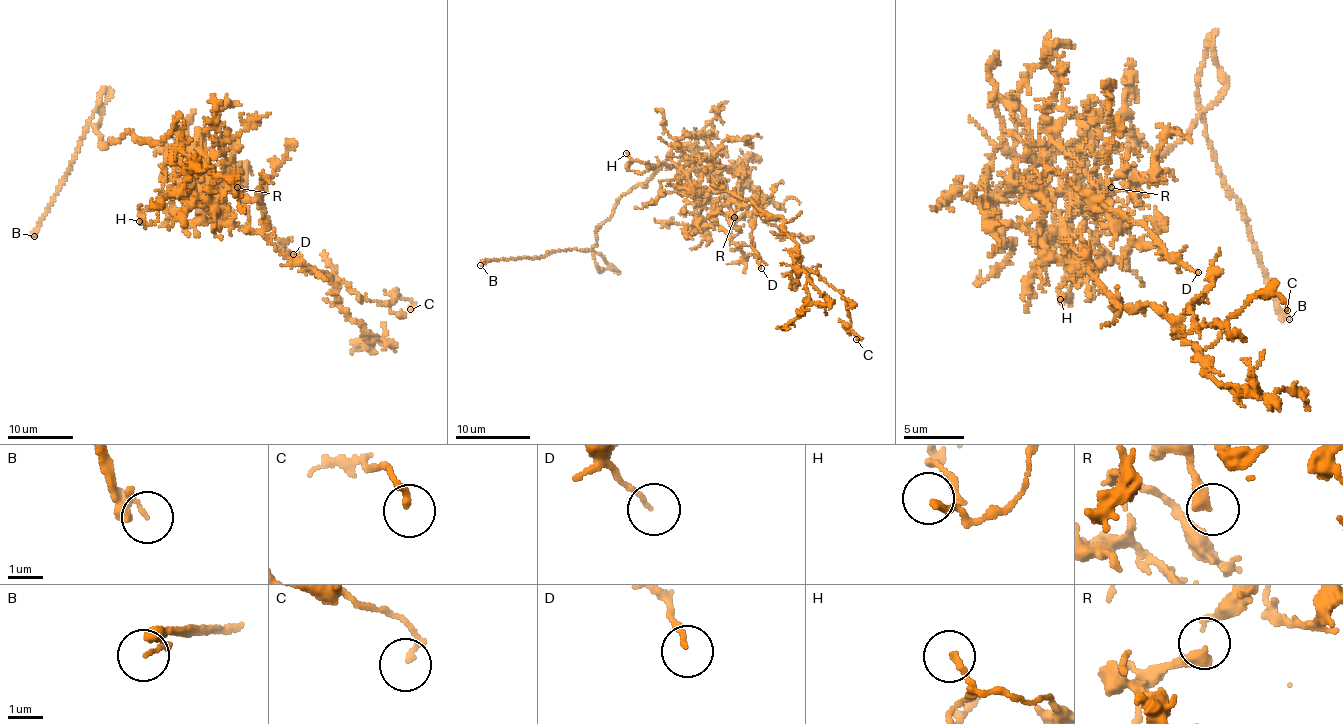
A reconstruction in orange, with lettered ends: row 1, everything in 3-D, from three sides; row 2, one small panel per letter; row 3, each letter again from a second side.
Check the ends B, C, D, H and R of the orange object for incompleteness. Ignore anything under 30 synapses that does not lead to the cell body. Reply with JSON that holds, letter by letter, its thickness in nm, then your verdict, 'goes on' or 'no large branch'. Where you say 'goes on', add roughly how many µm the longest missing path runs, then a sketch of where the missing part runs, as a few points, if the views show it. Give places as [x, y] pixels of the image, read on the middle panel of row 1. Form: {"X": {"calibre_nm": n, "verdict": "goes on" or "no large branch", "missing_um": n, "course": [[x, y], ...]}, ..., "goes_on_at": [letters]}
{"B": {"calibre_nm": 190, "verdict": "goes on", "missing_um": 30}, "C": {"calibre_nm": 180, "verdict": "no large branch"}, "D": {"calibre_nm": 110, "verdict": "no large branch"}, "H": {"calibre_nm": 120, "verdict": "no large branch"}, "R": {"calibre_nm": 320, "verdict": "goes on", "missing_um": 15, "course": [[734, 217], [722, 229], [719, 251], [701, 255], [691, 271], [691, 281], [699, 289], [707, 287]]}, "goes_on_at": ["B", "R"]}

